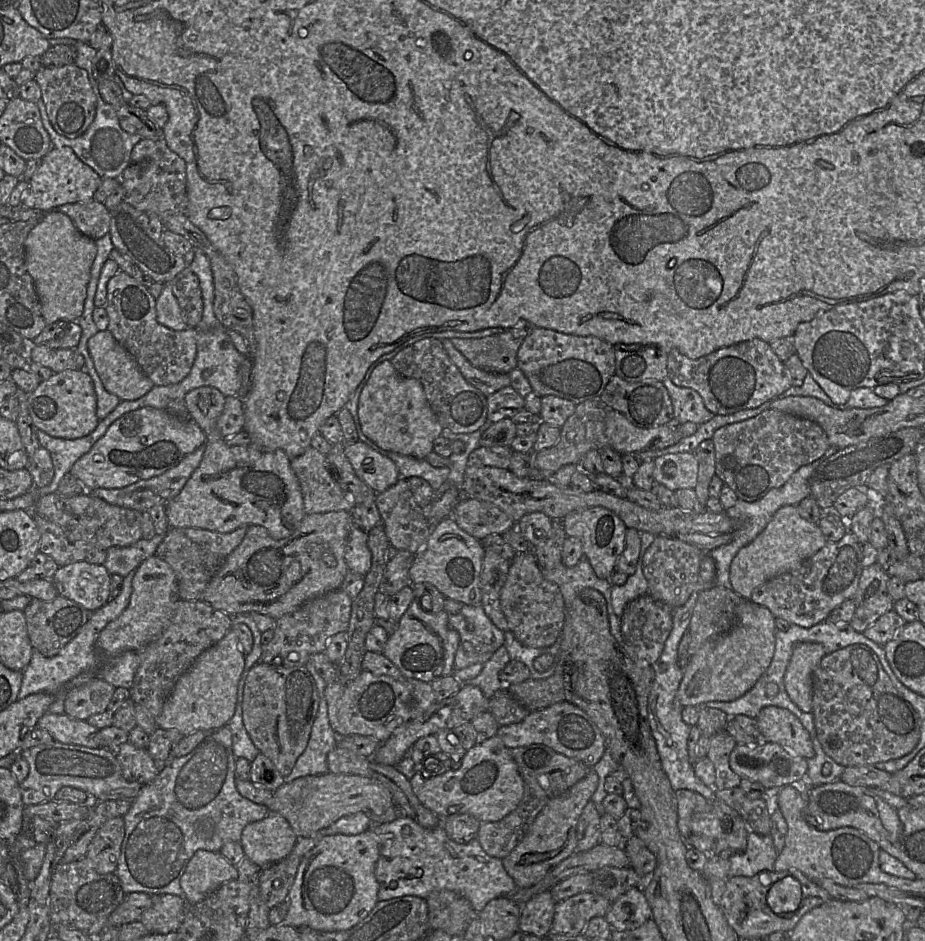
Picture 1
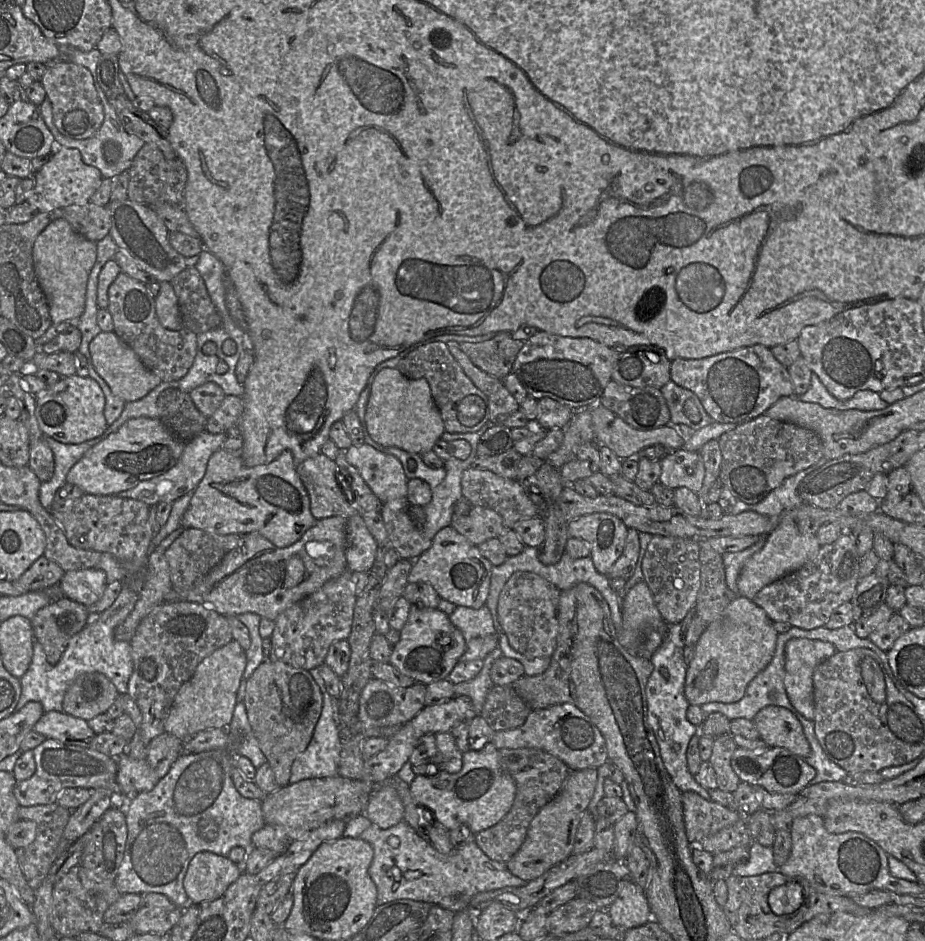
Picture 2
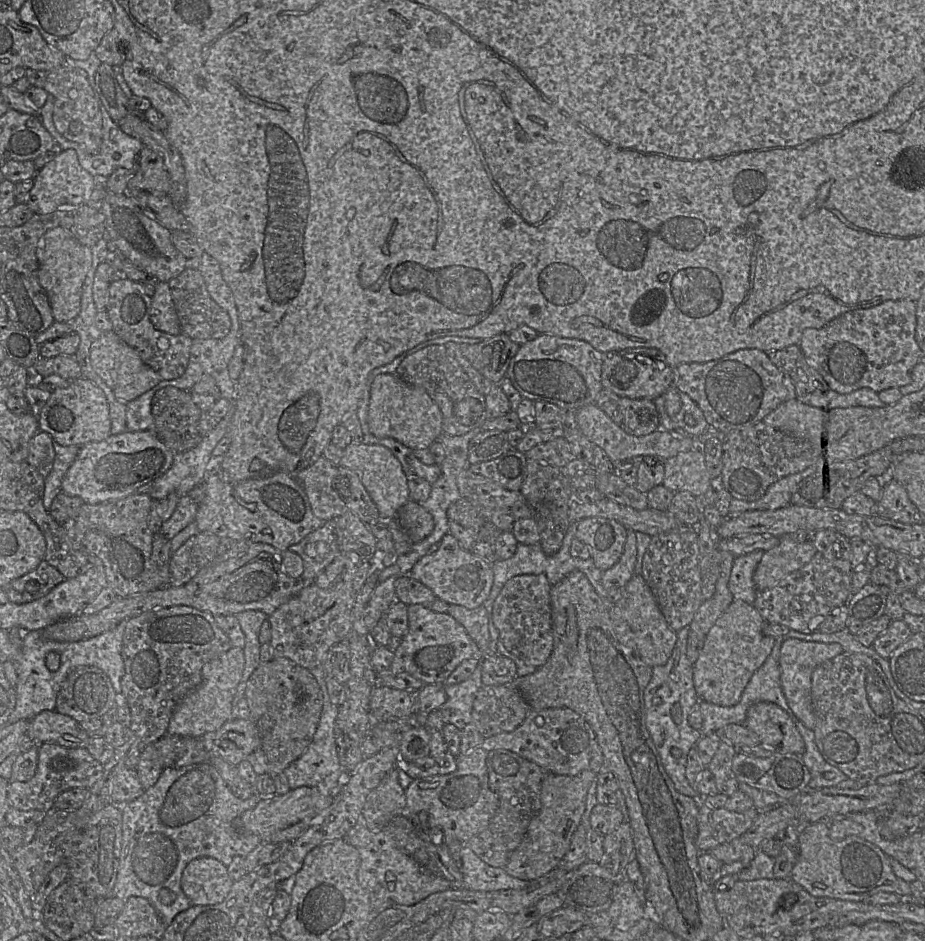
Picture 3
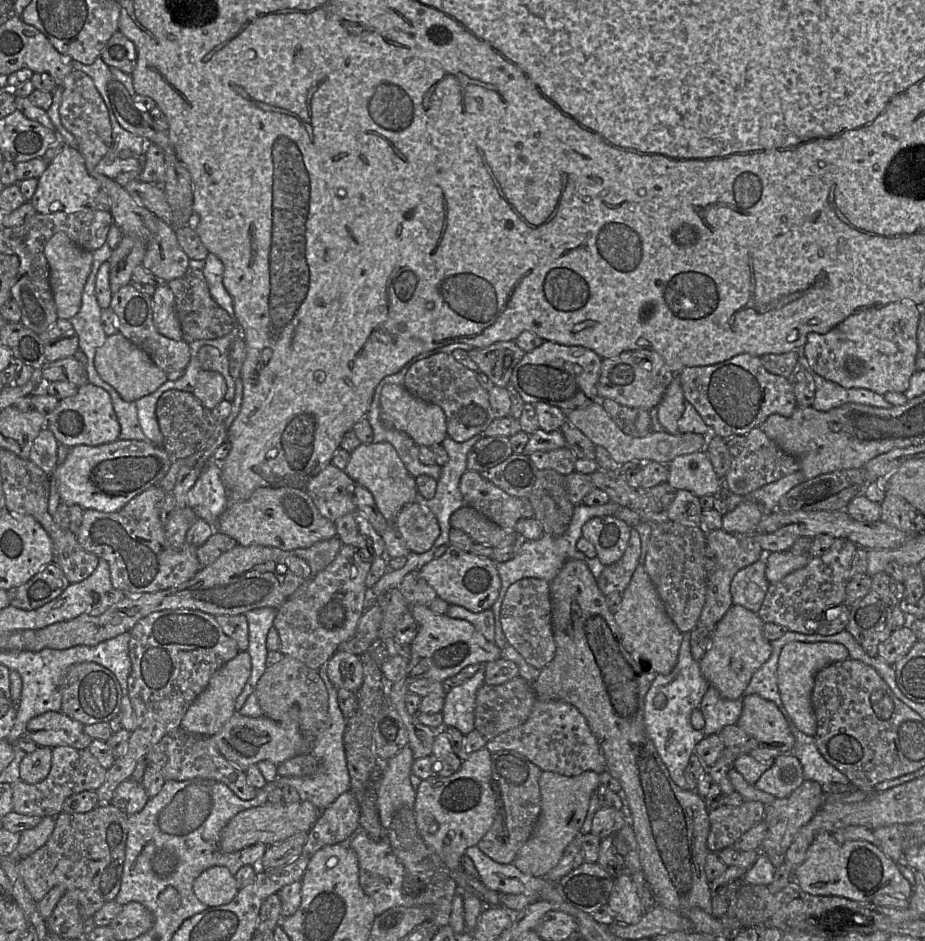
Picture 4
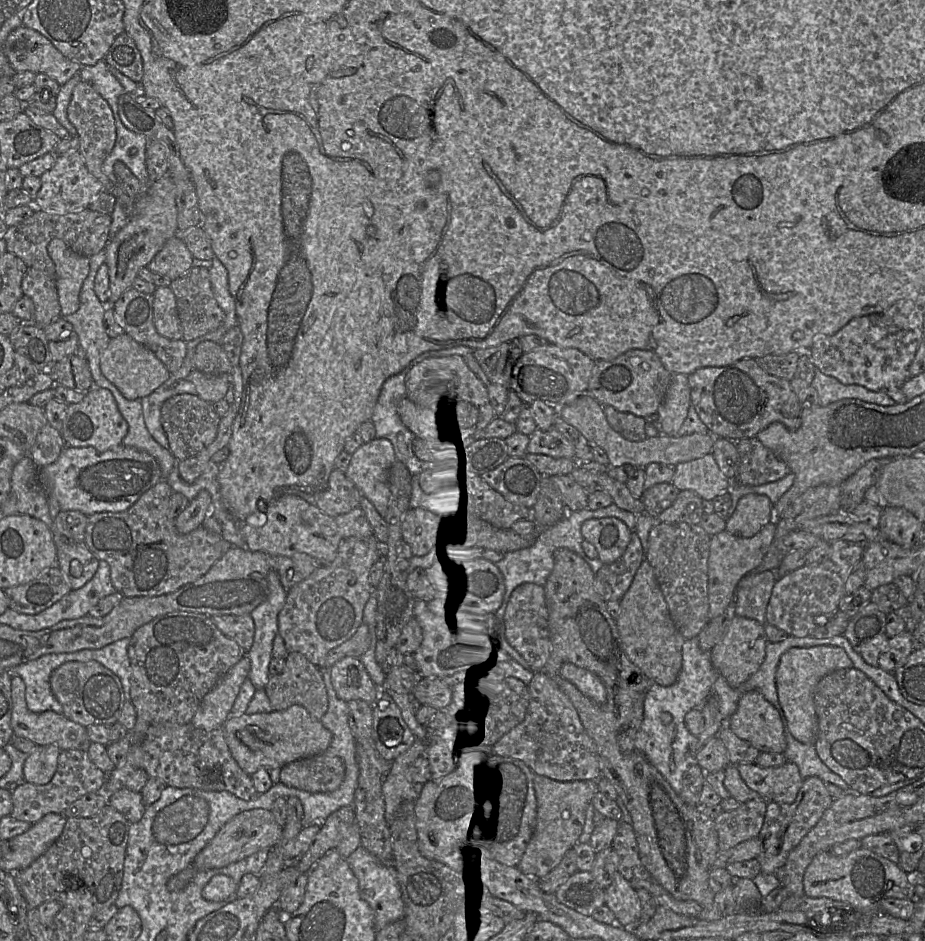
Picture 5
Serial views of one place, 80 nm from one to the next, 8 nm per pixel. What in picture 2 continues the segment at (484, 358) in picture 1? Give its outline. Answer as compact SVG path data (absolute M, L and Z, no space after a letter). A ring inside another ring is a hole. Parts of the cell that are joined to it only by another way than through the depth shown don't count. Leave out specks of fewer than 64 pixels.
M498 332L491 339L459 343L471 362L486 373L504 380L512 373L514 362L524 342L515 340L509 332Z

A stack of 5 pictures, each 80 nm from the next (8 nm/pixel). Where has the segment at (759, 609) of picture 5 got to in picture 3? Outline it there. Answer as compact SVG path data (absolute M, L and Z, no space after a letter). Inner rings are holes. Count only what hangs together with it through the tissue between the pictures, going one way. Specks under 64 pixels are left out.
M756 550L735 557L729 579L729 589L735 600L754 605L757 589L753 575L765 551Z

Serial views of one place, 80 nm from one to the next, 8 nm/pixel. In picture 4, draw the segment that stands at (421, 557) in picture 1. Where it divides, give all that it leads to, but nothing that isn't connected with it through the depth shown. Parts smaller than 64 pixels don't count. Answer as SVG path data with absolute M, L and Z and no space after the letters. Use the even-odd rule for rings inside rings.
M448 544L442 556L432 559L418 572L438 598L449 605L458 605L471 612L480 612L491 609L499 595L501 581L496 564L489 557L477 556Z

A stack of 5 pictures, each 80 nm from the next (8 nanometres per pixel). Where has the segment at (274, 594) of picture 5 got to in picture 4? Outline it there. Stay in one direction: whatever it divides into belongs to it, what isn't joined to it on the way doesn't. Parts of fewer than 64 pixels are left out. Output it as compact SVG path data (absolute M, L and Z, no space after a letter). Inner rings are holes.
M264 607L249 611L244 614L248 622L249 644L247 652L251 658L251 674L247 684L253 688L266 670L267 647L266 639L273 621L277 615L277 609Z

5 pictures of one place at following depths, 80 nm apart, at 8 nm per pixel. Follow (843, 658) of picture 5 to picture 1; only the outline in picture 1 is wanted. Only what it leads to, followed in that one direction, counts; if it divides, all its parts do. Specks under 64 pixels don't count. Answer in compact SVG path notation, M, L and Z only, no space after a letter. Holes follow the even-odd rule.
M801 642L794 646L784 684L790 699L803 712L812 712L813 672L825 655L820 643Z

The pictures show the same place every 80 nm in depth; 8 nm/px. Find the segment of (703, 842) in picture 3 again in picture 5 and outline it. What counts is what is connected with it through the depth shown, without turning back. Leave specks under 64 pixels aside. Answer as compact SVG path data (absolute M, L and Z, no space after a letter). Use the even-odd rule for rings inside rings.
M763 798L749 800L730 811L722 811L715 819L719 852L740 842L758 837L766 815L768 802Z

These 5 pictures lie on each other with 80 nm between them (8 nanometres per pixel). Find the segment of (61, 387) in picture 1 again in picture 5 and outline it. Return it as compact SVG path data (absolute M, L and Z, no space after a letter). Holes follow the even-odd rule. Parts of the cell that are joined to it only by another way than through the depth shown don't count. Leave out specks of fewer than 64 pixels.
M105 388L90 389L81 402L69 404L60 434L66 446L93 447L99 452L123 444L128 423L120 413L112 393Z

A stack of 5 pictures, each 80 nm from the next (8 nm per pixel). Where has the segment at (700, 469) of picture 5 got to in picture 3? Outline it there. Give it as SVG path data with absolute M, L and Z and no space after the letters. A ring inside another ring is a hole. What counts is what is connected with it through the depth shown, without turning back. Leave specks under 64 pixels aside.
M700 447L680 452L662 463L664 465L662 484L673 492L688 491L699 497L715 484L707 471Z

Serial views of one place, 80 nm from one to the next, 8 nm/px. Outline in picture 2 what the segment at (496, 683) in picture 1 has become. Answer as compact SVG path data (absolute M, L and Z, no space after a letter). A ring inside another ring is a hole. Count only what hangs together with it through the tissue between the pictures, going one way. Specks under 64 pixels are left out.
M499 647L495 648L484 658L484 665L476 677L459 684L454 684L454 696L469 697L475 715L481 714L487 695L495 686L491 679L491 668L493 663L502 656L501 649Z

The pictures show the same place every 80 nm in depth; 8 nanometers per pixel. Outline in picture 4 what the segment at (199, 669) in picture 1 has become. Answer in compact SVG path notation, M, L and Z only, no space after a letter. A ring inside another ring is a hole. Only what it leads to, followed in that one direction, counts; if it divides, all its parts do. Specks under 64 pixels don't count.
M247 651L239 653L217 670L211 677L207 687L195 699L183 717L180 728L206 736L217 734L224 724L235 714L235 702L241 694L251 674L251 658Z

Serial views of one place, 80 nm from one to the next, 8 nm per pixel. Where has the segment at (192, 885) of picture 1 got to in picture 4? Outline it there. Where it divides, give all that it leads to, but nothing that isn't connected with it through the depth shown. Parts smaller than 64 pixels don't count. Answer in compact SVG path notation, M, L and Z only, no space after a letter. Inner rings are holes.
M213 866L204 870L194 881L196 897L208 907L228 904L237 894L235 877L224 866Z

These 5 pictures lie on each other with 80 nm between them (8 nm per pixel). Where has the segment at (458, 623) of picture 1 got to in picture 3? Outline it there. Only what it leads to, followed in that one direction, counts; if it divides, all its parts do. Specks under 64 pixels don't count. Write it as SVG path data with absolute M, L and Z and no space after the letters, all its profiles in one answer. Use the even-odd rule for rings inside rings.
M488 601L475 609L450 605L448 614L465 628L484 656L497 654L499 632L494 625L493 610Z

